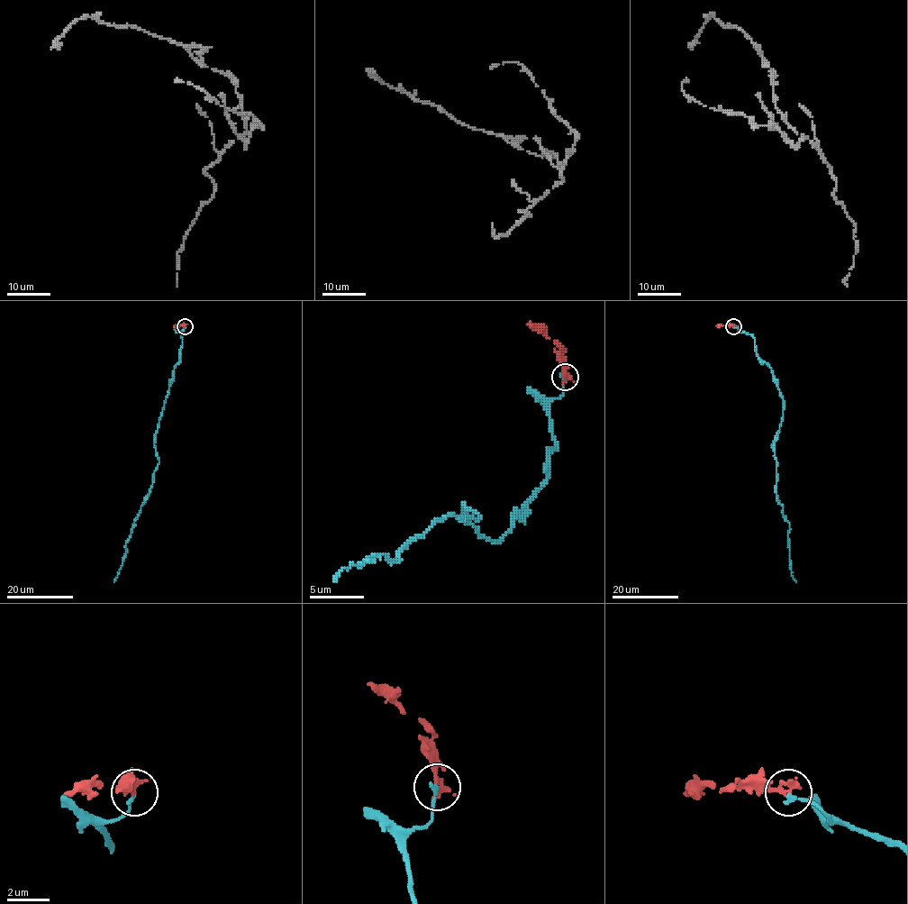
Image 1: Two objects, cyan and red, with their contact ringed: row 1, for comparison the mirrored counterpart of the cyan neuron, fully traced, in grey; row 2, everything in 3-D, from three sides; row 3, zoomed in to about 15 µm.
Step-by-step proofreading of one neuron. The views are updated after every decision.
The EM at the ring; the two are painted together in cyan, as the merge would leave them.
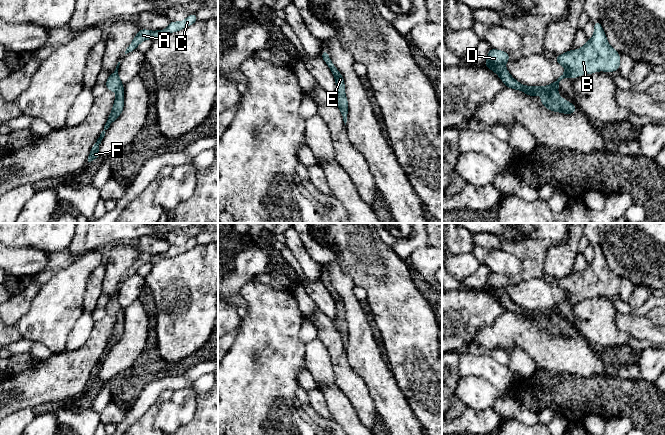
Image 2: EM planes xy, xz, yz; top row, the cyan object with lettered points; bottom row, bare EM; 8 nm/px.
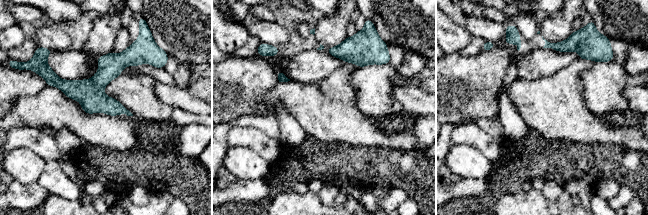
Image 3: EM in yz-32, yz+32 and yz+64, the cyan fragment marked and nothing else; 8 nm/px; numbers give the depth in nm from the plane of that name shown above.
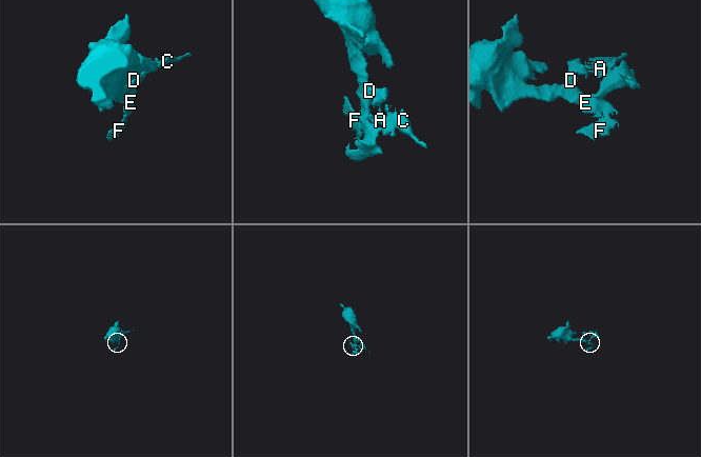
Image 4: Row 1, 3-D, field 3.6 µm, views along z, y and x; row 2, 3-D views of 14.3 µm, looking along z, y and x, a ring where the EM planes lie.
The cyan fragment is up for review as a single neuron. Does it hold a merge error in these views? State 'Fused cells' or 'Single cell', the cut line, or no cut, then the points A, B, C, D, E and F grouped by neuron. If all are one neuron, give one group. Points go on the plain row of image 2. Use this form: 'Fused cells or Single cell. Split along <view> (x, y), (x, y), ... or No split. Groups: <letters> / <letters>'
Single cell. No split. Groups: A B C D E F

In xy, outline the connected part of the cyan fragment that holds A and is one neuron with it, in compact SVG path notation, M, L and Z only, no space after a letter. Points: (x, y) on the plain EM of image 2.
M194 237L190 238L186 243L181 246L171 245L169 249L163 254L149 255L147 253L140 253L131 268L127 271L125 278L136 274L137 270L146 263L154 264L162 258L177 256L192 249L197 245L197 239L196 237Z

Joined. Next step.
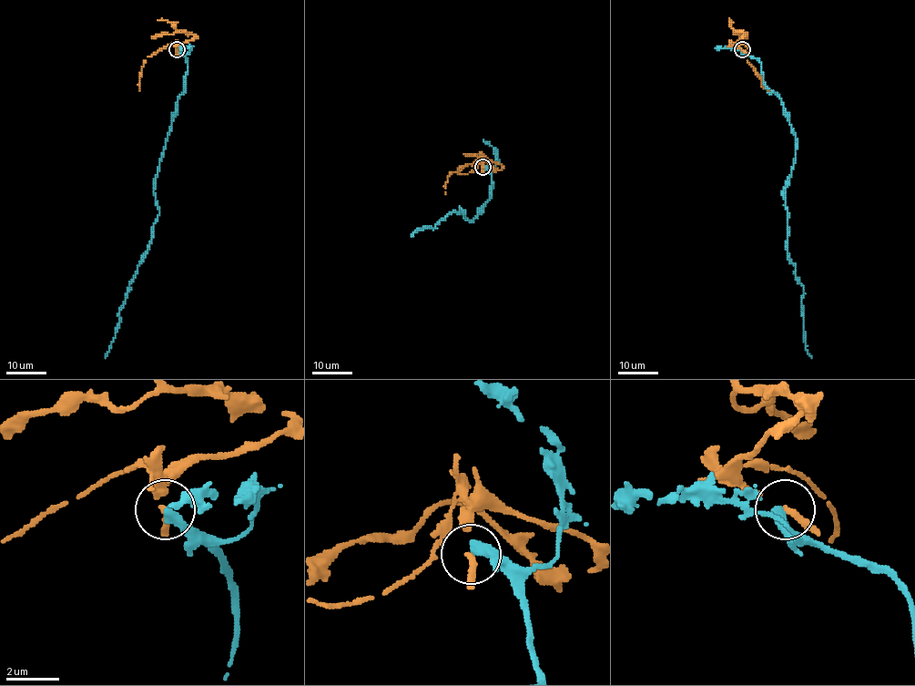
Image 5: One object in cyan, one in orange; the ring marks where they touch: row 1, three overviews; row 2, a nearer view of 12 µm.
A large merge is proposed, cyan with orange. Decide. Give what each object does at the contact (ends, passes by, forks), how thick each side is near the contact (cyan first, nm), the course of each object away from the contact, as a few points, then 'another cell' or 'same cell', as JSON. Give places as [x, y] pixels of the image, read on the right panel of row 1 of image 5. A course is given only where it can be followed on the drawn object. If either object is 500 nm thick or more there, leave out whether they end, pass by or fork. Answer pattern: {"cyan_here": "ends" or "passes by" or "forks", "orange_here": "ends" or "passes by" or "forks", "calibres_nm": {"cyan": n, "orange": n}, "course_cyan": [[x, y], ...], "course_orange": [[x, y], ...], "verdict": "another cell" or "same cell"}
{"cyan_here": "ends", "orange_here": "passes by", "calibres_nm": {"cyan": 420, "orange": 180}, "course_cyan": [[741, 49], [760, 64], [765, 86], [781, 99], [797, 140], [785, 191], [786, 249], [803, 287], [811, 357]], "course_orange": [[741, 49], [735, 46], [736, 43], [748, 48], [747, 61], [759, 76], [763, 87], [768, 91]], "verdict": "another cell"}

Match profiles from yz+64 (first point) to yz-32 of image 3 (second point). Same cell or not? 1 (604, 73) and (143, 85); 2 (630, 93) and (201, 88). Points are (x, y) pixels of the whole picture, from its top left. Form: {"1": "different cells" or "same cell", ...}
{"1": "same cell", "2": "different cells"}

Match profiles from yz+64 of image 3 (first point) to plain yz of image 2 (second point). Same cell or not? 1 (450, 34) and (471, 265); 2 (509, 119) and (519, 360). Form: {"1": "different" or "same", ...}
{"1": "same", "2": "same"}

